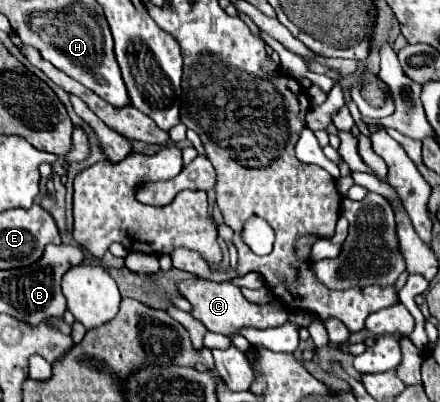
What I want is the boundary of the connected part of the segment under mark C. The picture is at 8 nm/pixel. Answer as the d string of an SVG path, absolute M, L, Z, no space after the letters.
M192 278L192 280L182 280L176 284L178 292L192 304L190 314L200 320L210 332L220 332L220 334L234 334L238 328L242 326L252 326L252 328L272 328L272 326L282 326L288 320L286 310L282 308L274 308L270 304L266 306L258 306L248 302L240 288L230 284L230 282L208 282L208 280L200 280L200 278Z

